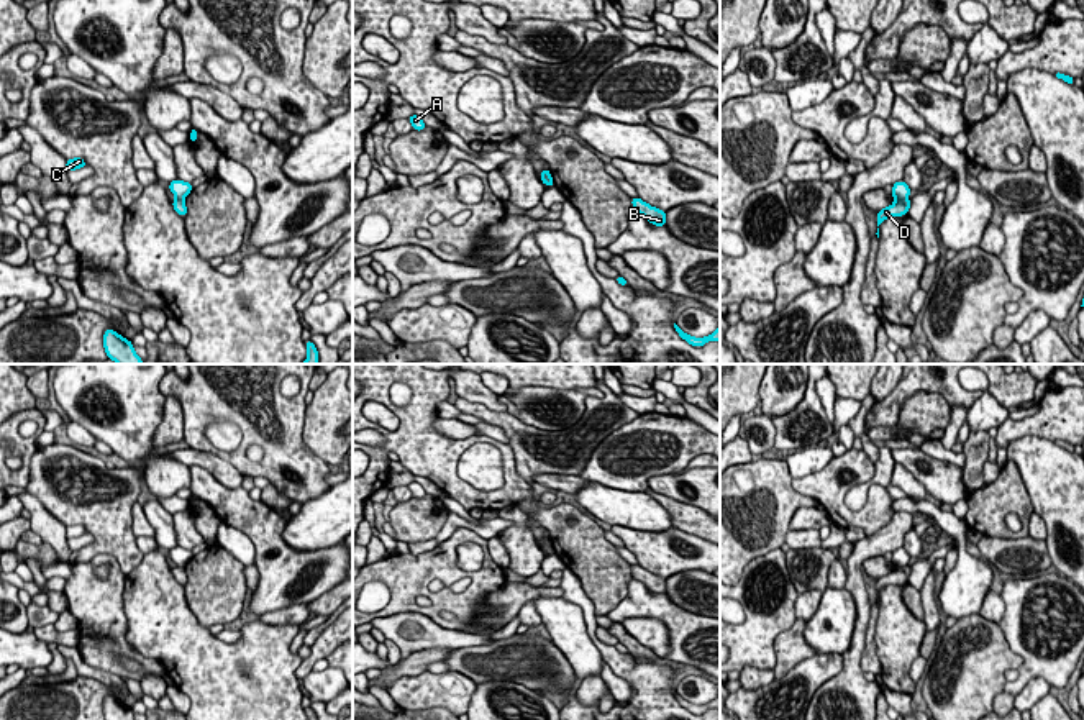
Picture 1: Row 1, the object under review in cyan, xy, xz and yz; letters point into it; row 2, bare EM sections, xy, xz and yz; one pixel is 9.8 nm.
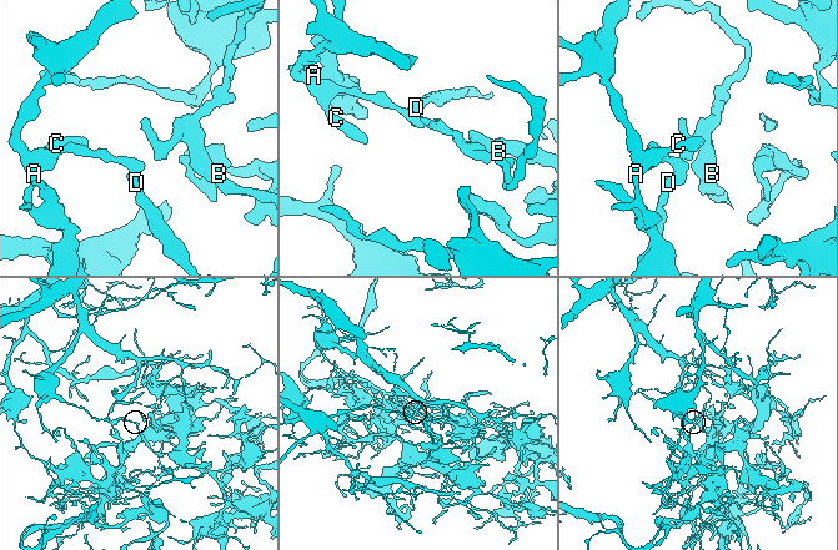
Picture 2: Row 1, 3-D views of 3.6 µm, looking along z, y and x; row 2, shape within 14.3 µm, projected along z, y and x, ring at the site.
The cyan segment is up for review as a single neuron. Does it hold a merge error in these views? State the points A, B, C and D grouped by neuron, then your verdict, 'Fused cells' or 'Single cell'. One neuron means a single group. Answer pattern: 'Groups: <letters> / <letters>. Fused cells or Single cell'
Groups: A C / B D. Fused cells

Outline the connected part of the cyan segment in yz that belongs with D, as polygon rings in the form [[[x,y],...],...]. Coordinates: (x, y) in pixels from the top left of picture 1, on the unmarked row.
[[[905,566],[905,567],[895,567],[892,572],[889,572],[889,574],[882,576],[881,579],[877,579],[877,584],[876,584],[877,594],[886,586],[907,582],[909,576],[910,576],[910,567],[909,566]]]

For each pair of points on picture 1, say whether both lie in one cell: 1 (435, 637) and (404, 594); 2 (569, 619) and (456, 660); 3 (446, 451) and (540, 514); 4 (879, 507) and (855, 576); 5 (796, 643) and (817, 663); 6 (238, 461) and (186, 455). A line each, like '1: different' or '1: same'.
1: different
2: different
3: different
4: different
5: different
6: different

